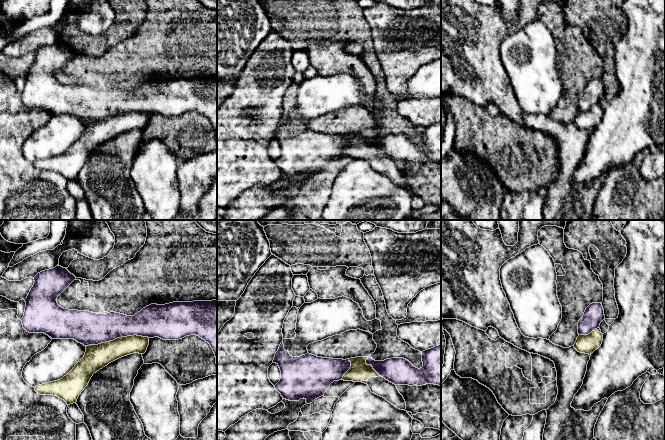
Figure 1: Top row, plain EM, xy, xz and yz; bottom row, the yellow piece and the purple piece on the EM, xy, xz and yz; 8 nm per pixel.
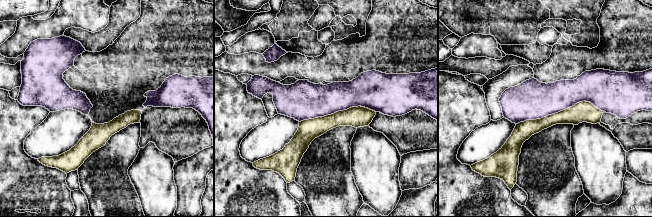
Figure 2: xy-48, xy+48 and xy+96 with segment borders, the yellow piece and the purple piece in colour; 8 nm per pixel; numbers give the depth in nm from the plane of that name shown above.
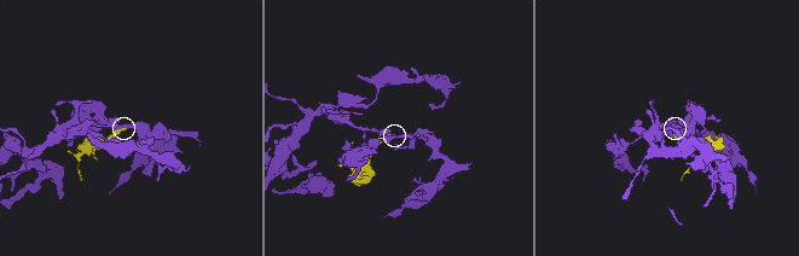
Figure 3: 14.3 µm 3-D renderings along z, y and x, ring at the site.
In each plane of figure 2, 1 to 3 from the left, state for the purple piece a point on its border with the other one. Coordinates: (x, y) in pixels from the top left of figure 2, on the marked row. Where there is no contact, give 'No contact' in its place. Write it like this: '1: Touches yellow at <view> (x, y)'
1: No contact
2: Touches yellow at xy+48 (338, 111)
3: Touches yellow at xy+96 (558, 112)

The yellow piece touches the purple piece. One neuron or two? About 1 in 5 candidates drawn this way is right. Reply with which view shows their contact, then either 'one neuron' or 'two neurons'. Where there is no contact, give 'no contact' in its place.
xy | two neurons

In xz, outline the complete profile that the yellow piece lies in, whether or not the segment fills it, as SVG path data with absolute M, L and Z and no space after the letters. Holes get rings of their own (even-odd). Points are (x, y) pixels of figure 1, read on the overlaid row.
M368 357L350 358L351 367L342 380L365 383L372 393L385 398L398 409L405 410L406 402L396 385L381 377L371 365L367 365L367 359Z

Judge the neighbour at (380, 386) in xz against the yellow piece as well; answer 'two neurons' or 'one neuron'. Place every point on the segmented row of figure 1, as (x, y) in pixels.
one neuron

